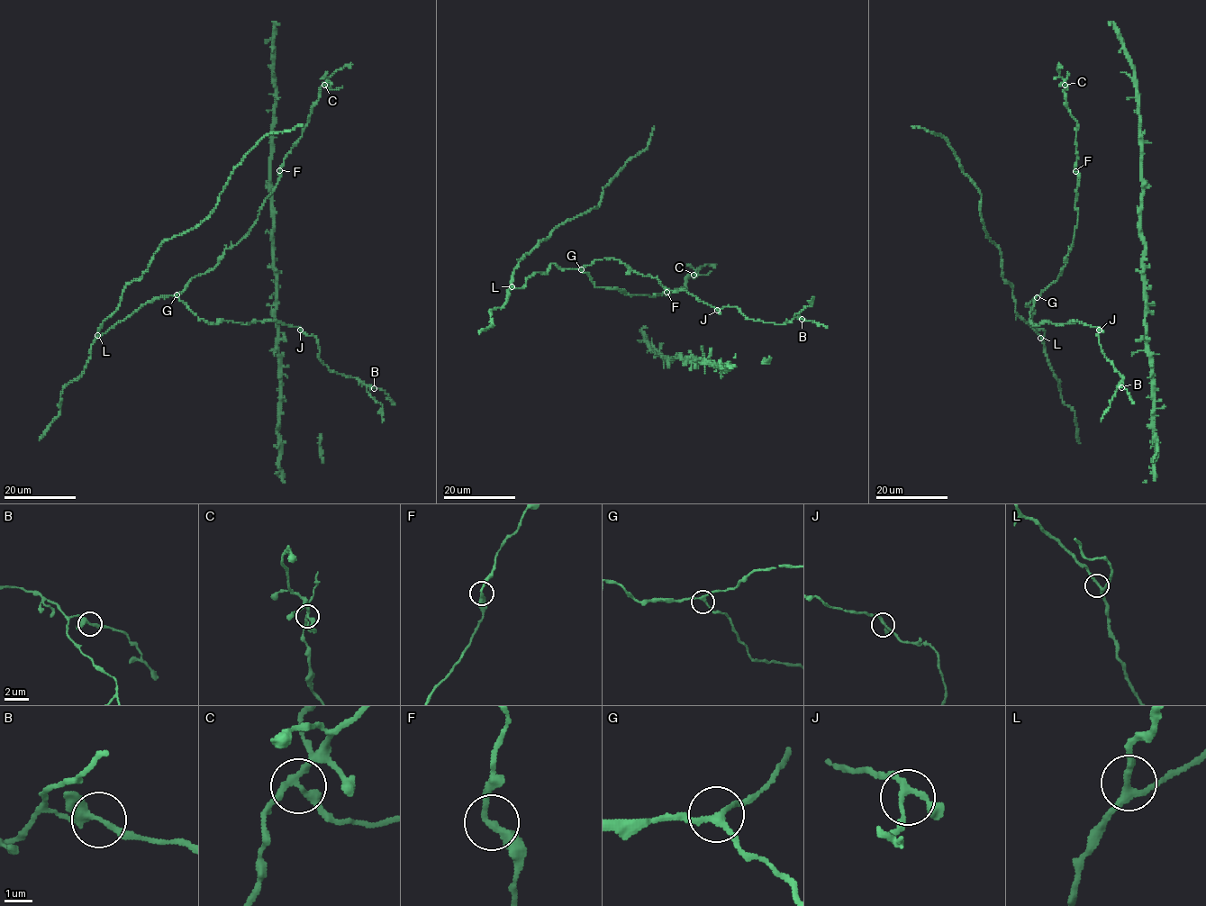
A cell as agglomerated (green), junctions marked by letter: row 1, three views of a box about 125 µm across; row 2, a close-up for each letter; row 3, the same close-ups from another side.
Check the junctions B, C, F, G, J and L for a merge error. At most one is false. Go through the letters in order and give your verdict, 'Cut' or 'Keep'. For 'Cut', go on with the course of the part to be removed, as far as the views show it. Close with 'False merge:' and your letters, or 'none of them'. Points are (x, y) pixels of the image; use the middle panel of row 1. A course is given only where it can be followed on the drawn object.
B: Keep
C: Cut. Course of the part to remove: (693, 275), (707, 276), (711, 272)
F: Keep
G: Keep
J: Keep
L: Keep
False merge: C

